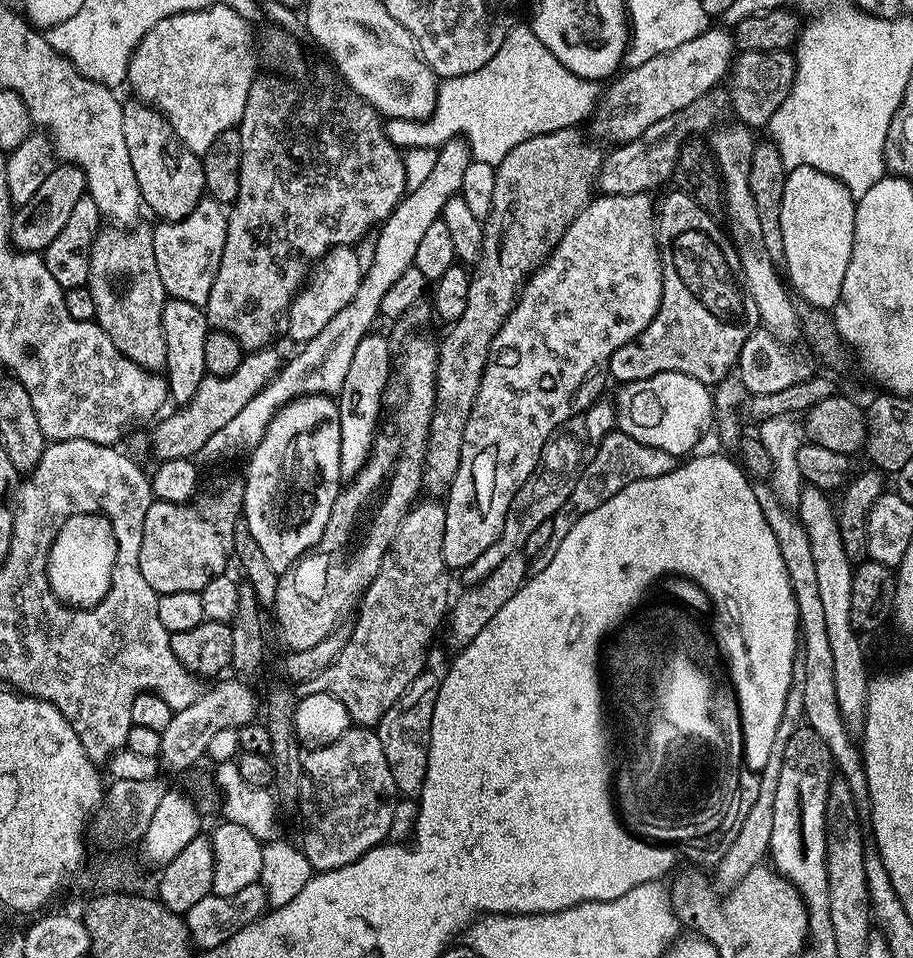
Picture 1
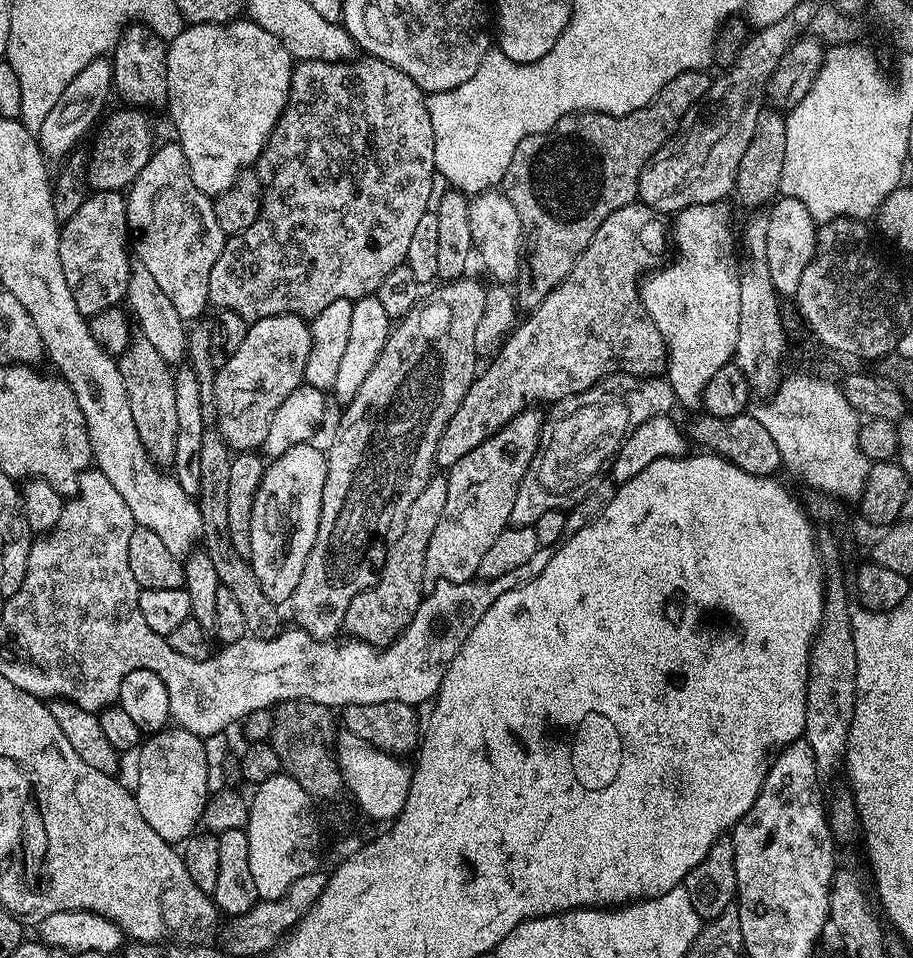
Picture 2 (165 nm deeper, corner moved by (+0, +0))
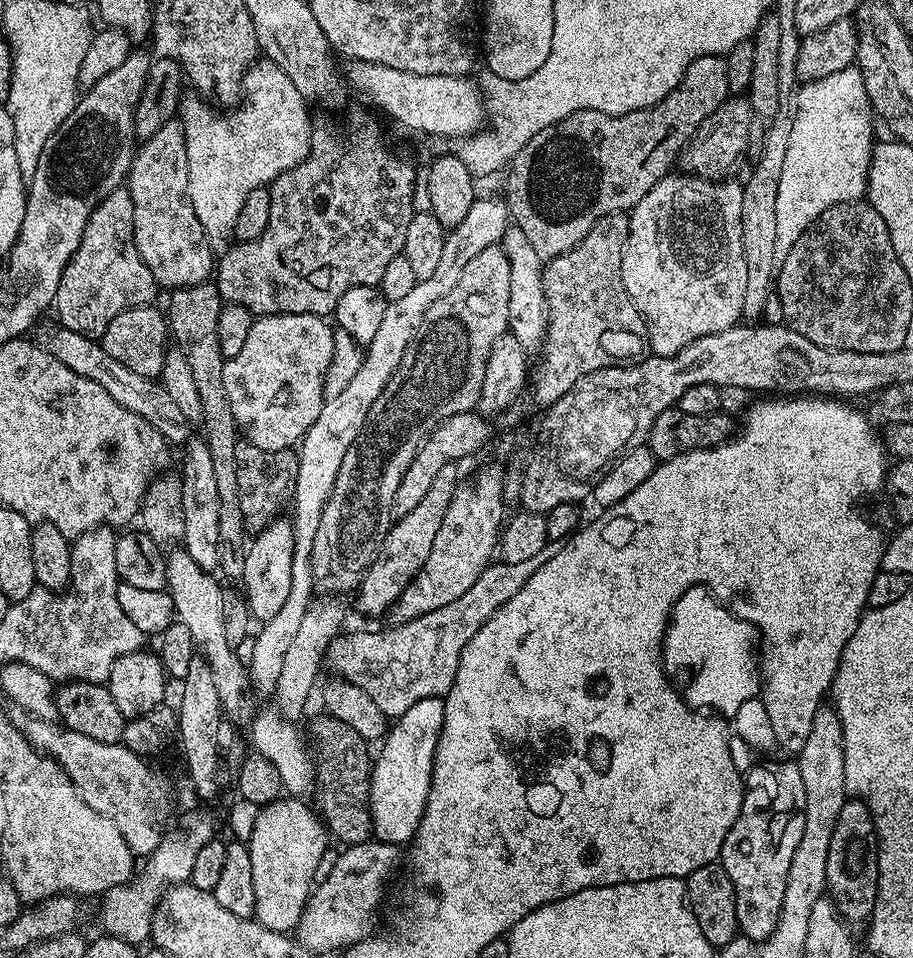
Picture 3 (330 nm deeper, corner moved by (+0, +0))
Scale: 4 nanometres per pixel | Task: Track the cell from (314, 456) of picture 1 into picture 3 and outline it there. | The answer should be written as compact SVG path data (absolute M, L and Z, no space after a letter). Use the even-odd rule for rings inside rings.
M277 518L272 524L267 524L261 532L255 533L253 544L247 545L244 553L244 574L242 577L242 595L248 601L248 610L253 621L263 622L274 618L286 597L290 594L290 580L294 574L294 530L292 521L288 518Z

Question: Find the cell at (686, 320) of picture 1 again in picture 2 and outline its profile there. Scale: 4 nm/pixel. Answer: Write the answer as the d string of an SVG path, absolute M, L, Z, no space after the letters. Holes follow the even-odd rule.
M633 202L614 210L614 214L610 214L610 218L598 226L594 238L588 243L588 249L577 258L563 284L538 307L531 309L521 324L519 321L507 333L506 339L499 345L501 348L496 356L496 364L490 365L485 372L483 369L472 381L470 390L462 398L458 410L454 410L438 442L436 464L444 467L441 469L450 470L473 446L505 423L506 418L519 417L516 415L535 400L555 402L567 396L589 392L601 383L603 376L611 372L625 372L628 376L665 375L669 361L664 335L647 315L632 316L636 312L632 303L638 300L635 276L643 270L648 260L648 248L660 248L668 240L668 232L659 219L661 217L655 207Z

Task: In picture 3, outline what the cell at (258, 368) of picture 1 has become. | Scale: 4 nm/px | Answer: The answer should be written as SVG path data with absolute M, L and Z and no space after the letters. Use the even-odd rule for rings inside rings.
M282 314L253 319L250 335L239 354L225 360L222 383L226 386L226 399L234 410L236 427L243 439L258 446L258 450L282 450L299 445L306 430L314 426L324 405L324 379L330 370L330 358L334 354L334 328L323 316L310 314Z

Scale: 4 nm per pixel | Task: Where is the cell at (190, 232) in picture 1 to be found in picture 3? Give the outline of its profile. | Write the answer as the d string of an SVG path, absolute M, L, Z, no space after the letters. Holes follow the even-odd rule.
M173 118L137 147L126 187L134 198L134 238L142 262L161 289L175 290L205 283L214 272L213 241L209 240L188 193L188 163L184 125Z

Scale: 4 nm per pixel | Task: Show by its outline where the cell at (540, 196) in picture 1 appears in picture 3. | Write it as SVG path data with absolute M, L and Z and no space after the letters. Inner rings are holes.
M724 56L694 58L694 62L686 66L686 74L675 90L666 94L666 98L654 106L617 116L602 114L602 110L575 112L556 124L546 126L546 130L538 130L538 134L534 134L534 138L530 138L530 142L518 150L506 169L506 203L515 227L526 234L526 239L530 246L534 246L540 260L553 260L578 246L578 242L590 234L590 230L601 218L627 213L638 202L642 202L646 194L650 194L660 179L673 171L680 153L692 141L696 129L729 99L726 61Z

